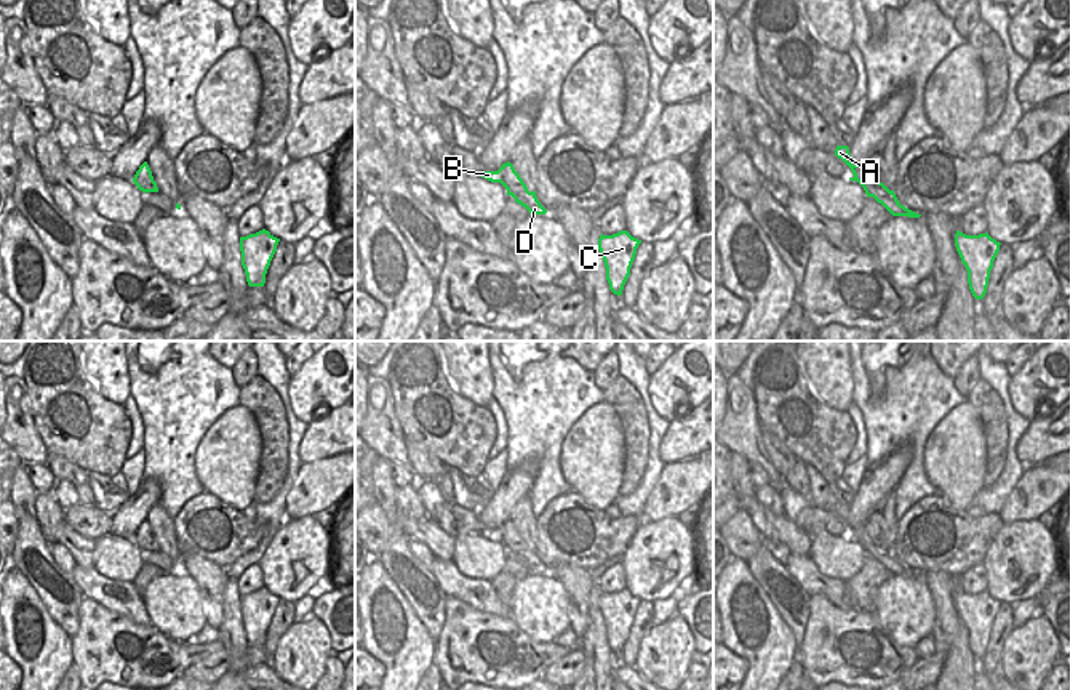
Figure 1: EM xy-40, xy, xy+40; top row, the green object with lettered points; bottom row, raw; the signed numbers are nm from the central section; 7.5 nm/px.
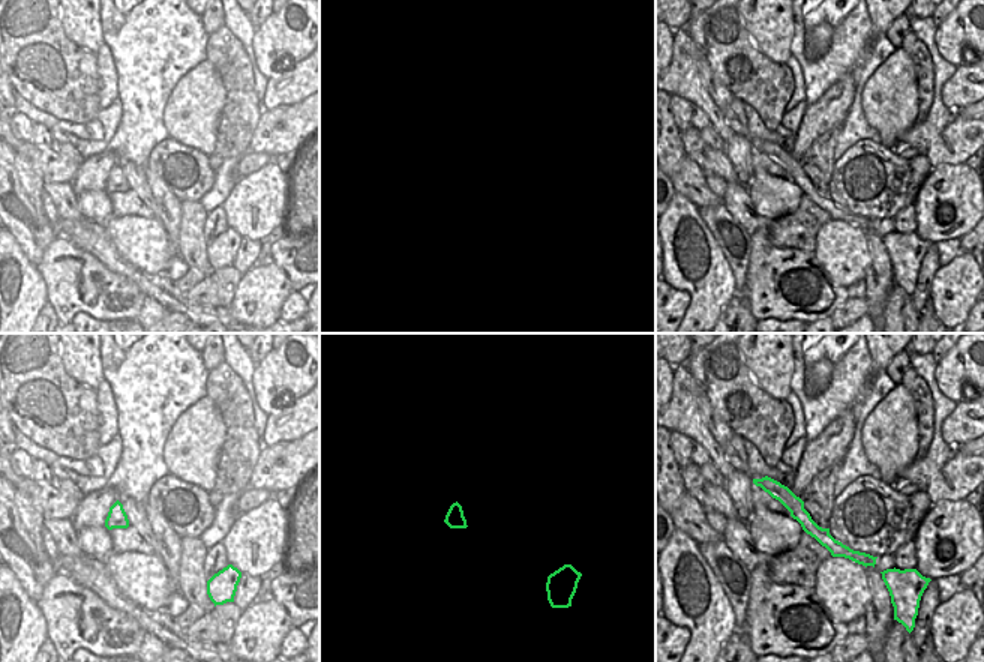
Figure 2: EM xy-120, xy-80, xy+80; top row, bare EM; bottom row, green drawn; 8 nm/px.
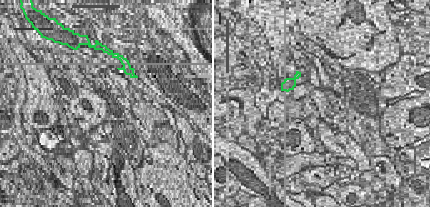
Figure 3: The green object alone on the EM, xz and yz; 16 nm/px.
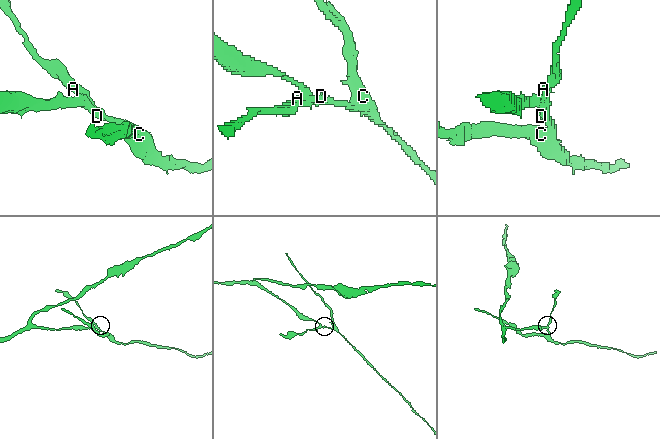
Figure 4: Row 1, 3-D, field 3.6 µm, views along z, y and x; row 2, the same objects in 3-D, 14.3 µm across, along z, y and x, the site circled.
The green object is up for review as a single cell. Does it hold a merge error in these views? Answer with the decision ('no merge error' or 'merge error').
merge error

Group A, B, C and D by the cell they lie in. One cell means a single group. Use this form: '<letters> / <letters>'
A C D / B

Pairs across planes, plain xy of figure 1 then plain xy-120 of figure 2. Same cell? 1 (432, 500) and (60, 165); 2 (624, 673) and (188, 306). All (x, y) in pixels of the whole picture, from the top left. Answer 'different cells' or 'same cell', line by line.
1: different cells
2: same cell

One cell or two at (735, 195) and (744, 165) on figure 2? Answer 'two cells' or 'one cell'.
two cells

